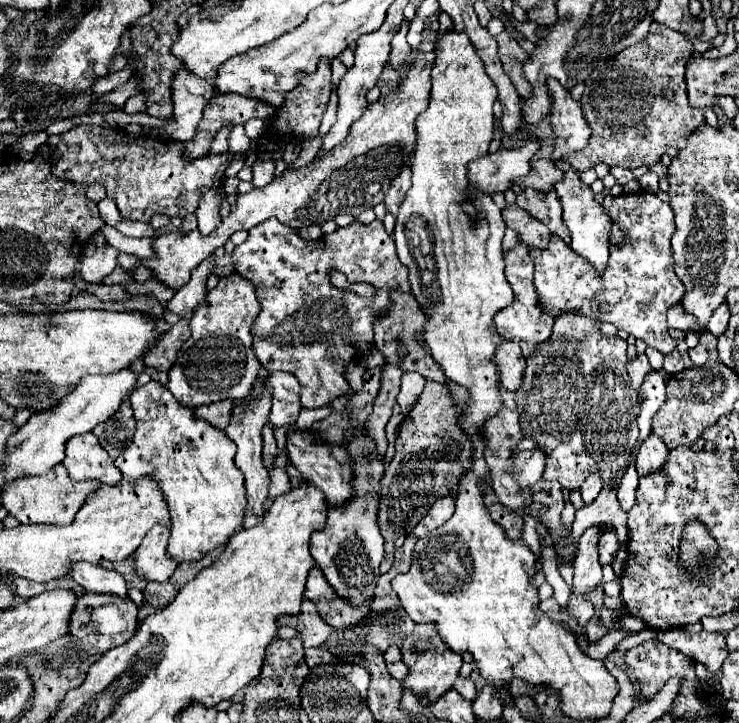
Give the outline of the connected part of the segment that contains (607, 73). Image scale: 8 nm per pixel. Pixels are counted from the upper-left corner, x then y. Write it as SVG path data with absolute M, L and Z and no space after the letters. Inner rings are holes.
M655 21L655 29L645 39L615 55L605 71L593 71L581 97L593 135L585 149L571 153L563 161L577 171L591 169L597 163L635 169L655 165L667 147L683 149L687 133L705 123L701 111L689 105L685 89L685 65L691 53L693 45L681 33ZM665 87L673 91L673 97L663 95Z

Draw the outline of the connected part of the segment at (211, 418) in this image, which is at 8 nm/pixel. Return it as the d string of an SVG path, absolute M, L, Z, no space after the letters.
M219 401L213 405L201 405L201 409L195 409L195 415L215 425L217 429L227 429L231 421L231 409L233 409L233 401Z

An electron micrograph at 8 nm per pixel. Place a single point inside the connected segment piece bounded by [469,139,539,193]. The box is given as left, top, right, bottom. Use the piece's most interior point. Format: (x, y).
(495, 172)

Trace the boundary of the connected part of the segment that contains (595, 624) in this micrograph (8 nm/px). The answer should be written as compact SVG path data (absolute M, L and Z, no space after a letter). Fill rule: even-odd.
M595 615L593 621L589 621L589 629L587 629L589 641L595 643L595 641L599 641L601 637L605 637L607 633L609 633L609 629L605 629L605 627L601 625L601 621L599 621L599 615Z

